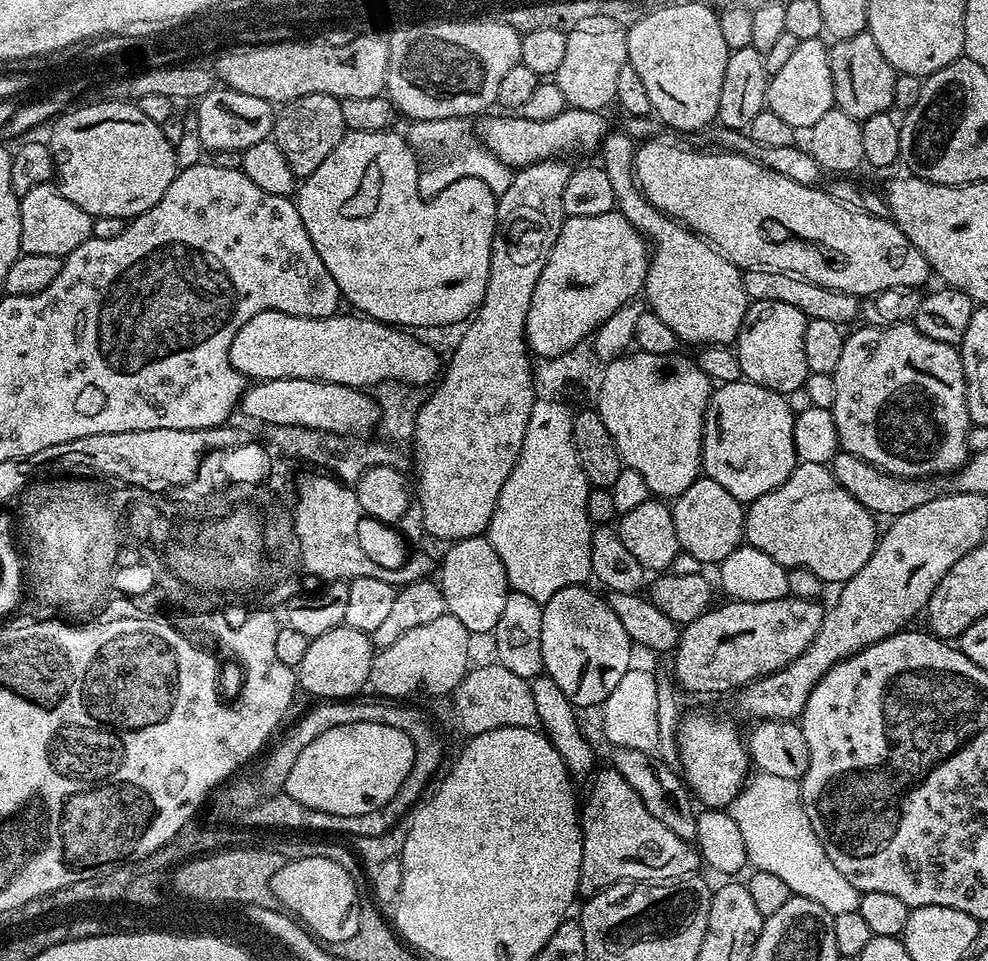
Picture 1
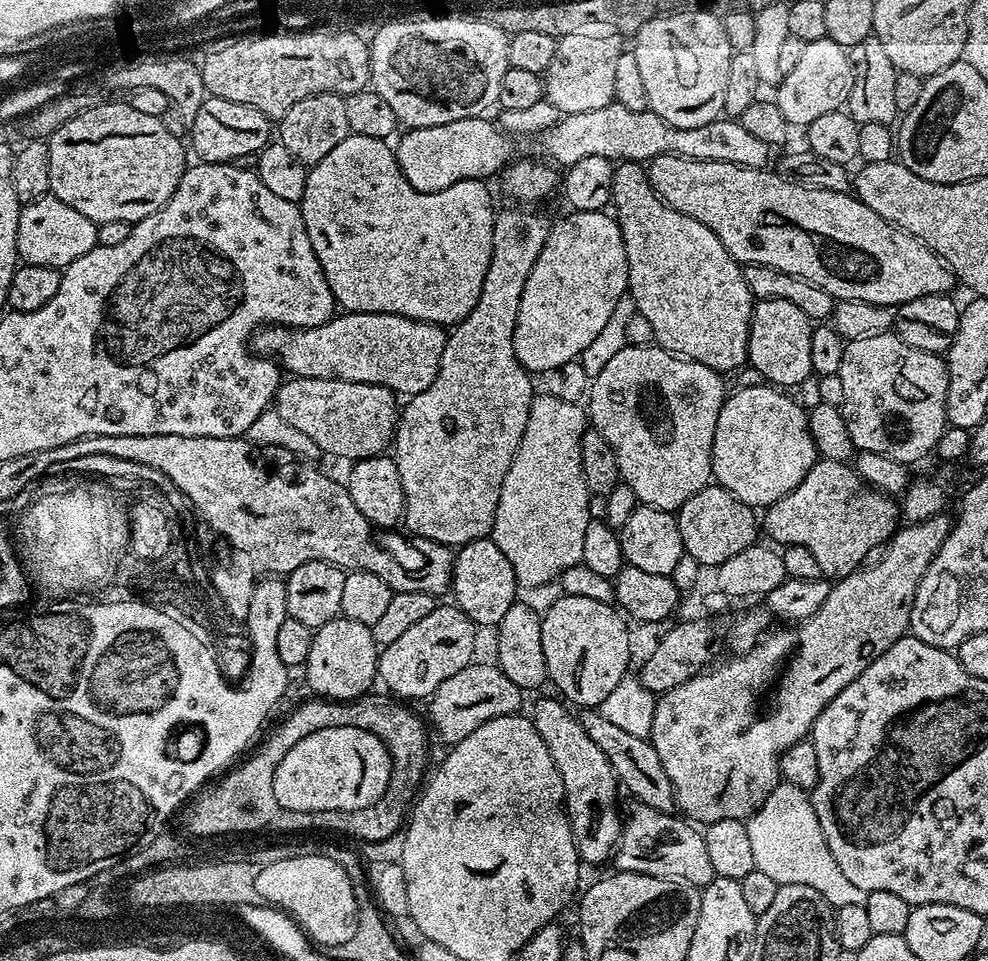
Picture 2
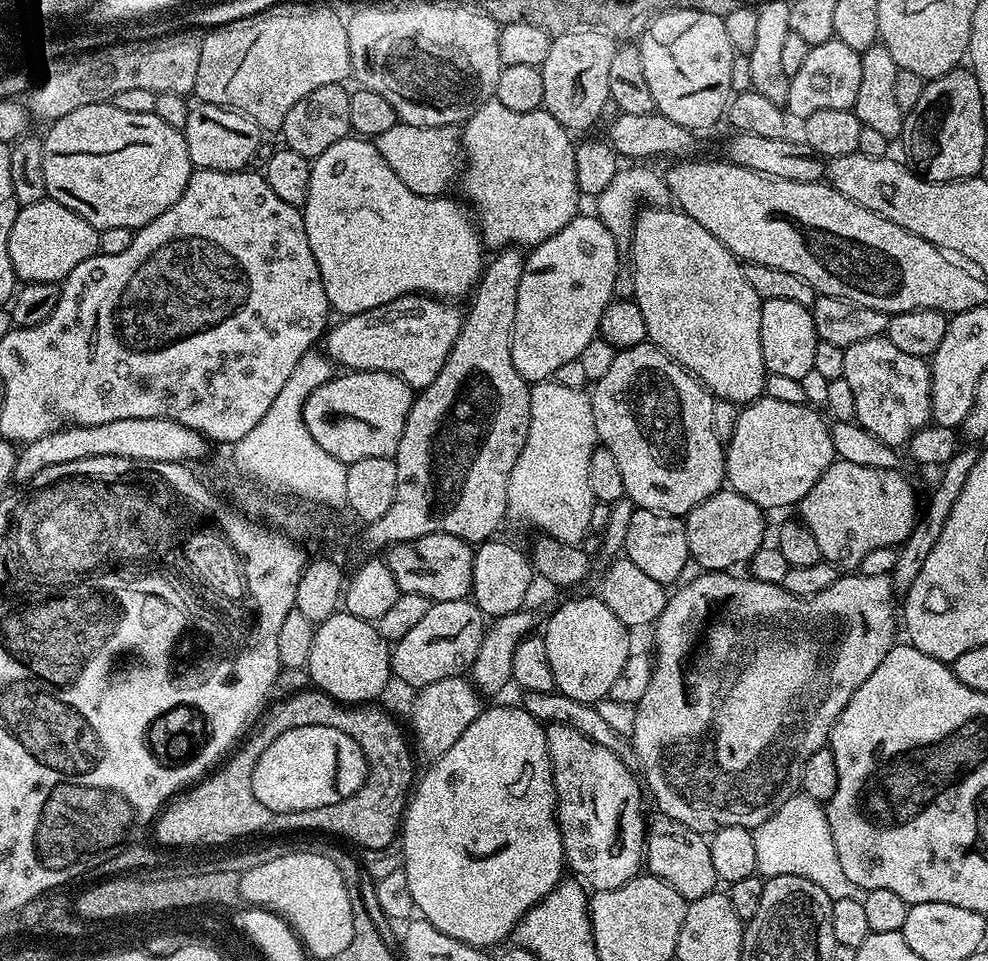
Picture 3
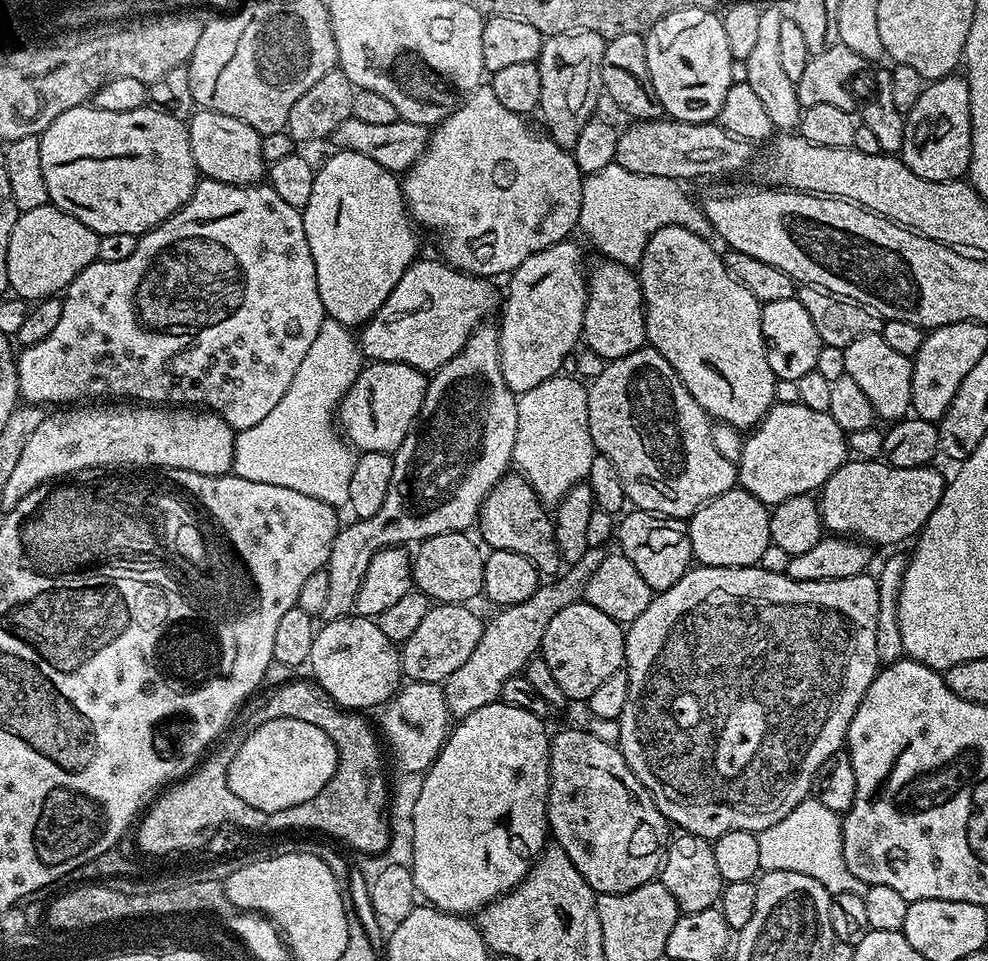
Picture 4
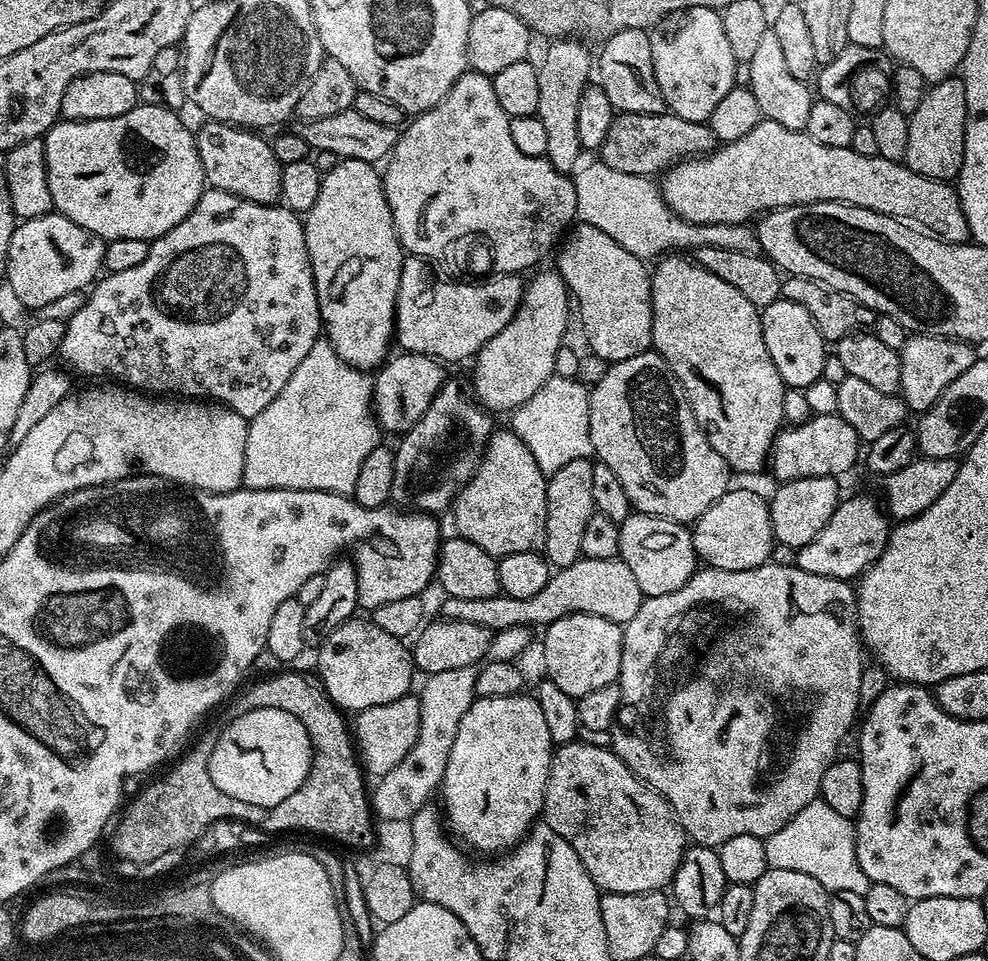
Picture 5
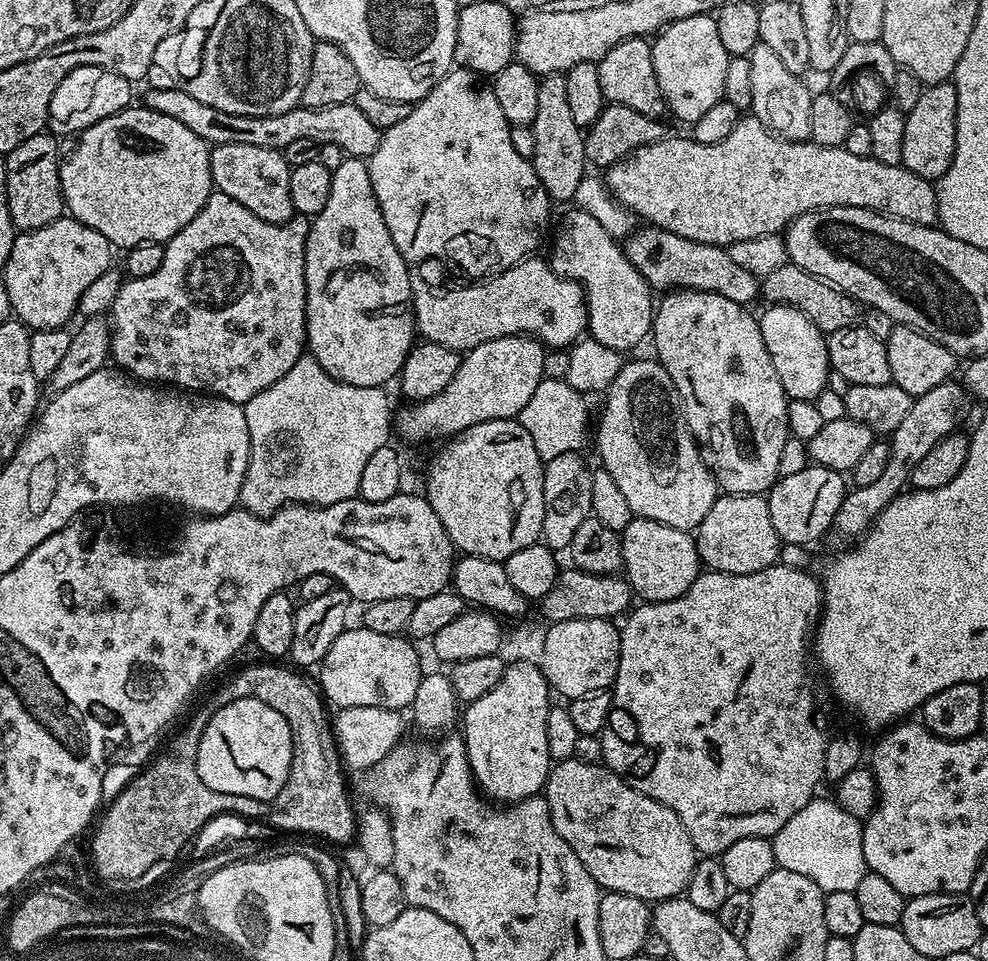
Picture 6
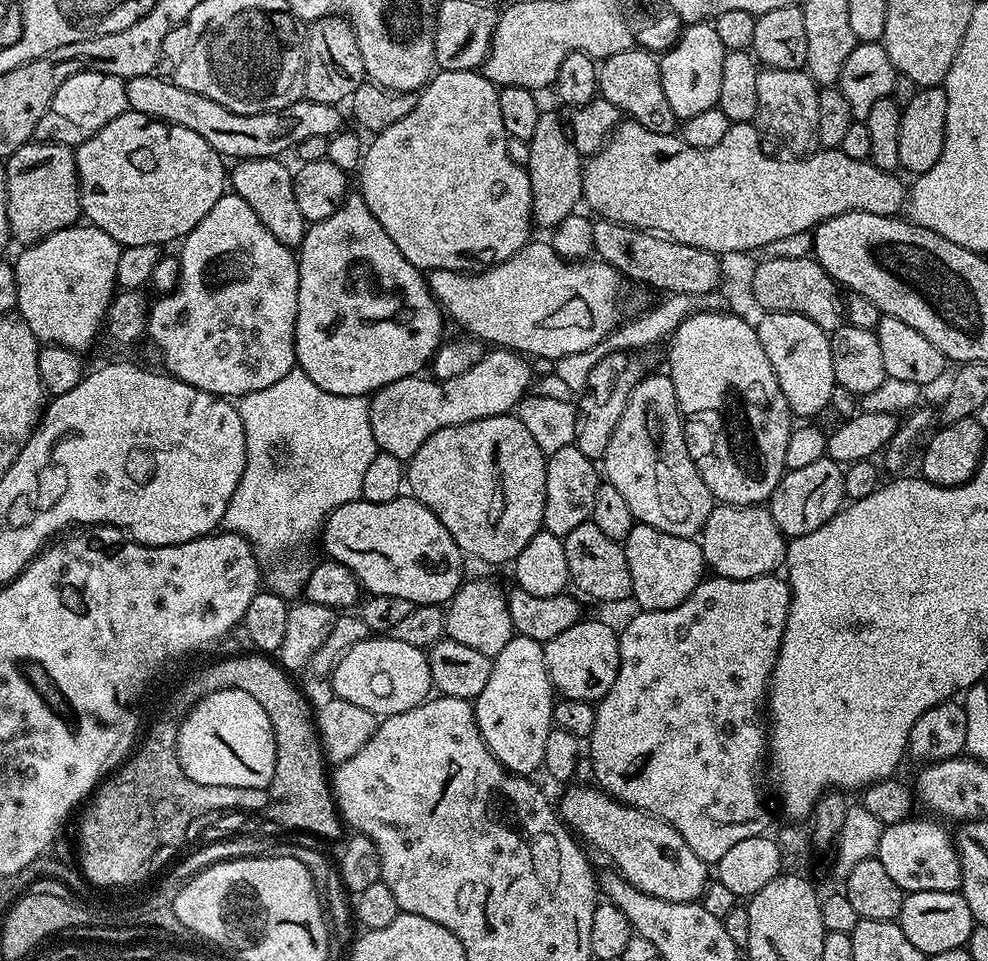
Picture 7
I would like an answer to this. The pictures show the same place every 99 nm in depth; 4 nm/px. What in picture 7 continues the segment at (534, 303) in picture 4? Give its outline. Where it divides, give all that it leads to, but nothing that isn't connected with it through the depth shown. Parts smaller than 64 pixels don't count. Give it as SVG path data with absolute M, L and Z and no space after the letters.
M498 347L485 351L483 358L474 366L470 366L470 370L466 370L466 374L458 374L449 380L429 378L424 374L398 378L394 382L382 386L377 392L371 393L368 400L370 430L374 434L376 447L381 452L394 454L394 458L407 462L414 454L418 454L418 446L422 446L422 442L426 442L426 438L430 438L430 434L434 434L446 426L458 426L471 420L511 413L524 399L533 380L533 365L521 353Z

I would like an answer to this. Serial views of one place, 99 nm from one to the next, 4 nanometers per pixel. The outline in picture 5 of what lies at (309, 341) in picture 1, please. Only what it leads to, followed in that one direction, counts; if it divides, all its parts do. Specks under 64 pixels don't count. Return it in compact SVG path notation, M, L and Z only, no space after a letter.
M405 255L400 271L394 340L405 352L427 354L441 362L475 357L480 348L486 346L486 342L490 342L490 338L494 338L494 334L498 334L502 326L510 322L510 318L514 318L524 297L525 281L516 274L496 274L476 282L480 284L428 284L428 272L424 267L426 264L421 257Z

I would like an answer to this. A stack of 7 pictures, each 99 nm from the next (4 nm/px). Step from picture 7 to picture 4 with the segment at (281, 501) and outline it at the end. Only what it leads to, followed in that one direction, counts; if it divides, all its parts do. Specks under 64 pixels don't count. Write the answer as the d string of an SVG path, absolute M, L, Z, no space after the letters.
M324 319L318 330L318 338L314 338L306 358L302 358L302 363L298 365L286 394L282 394L282 402L278 402L278 406L274 406L274 410L270 410L270 414L266 414L266 418L258 422L258 426L236 432L232 472L242 478L250 478L250 482L270 482L270 486L286 486L286 490L298 490L298 494L310 494L310 498L318 498L337 510L343 509L350 498L350 477L354 475L357 453L338 431L334 413L339 409L342 397L354 386L365 364L365 357L360 351L353 329L337 320Z

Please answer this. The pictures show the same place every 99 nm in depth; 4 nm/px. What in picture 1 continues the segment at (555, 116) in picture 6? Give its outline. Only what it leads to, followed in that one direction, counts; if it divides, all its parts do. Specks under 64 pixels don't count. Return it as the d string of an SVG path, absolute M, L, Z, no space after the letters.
M611 26L604 28L601 32L595 32L595 27L575 28L568 33L566 38L566 55L562 57L562 66L558 66L554 82L558 90L562 90L562 98L565 105L569 108L578 110L594 110L604 112L607 104L615 101L616 91L618 90L618 73L622 71L622 66L628 62L628 33L623 27Z

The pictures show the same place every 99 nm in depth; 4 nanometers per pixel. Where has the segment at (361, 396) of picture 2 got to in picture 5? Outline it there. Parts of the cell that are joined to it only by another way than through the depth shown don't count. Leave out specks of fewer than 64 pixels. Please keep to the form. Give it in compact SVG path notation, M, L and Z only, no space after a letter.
M403 350L396 353L375 373L372 382L372 410L377 424L385 433L409 432L426 414L430 402L444 385L446 373L445 365L427 354L414 354Z

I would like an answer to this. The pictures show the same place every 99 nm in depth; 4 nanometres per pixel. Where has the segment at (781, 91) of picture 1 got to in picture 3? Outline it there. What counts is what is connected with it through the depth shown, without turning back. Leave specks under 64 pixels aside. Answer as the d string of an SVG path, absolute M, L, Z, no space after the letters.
M835 38L811 45L806 54L806 62L788 81L788 102L786 112L789 117L797 116L803 122L807 116L818 110L855 109L858 86L862 84L862 62L860 53L850 50L846 42Z

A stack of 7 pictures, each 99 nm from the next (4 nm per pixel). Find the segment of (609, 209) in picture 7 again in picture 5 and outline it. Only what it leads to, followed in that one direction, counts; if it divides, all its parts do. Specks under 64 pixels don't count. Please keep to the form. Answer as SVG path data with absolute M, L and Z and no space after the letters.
M761 119L760 124L754 126L750 134L738 138L738 142L720 144L699 158L681 160L667 169L662 179L658 187L670 210L691 224L748 224L775 208L836 200L839 204L853 204L893 216L950 244L963 244L969 239L966 216L962 214L956 189L949 181L926 178L899 160L858 154L852 147L822 146L822 142L814 142L807 132L786 130L786 126L778 126L773 120Z

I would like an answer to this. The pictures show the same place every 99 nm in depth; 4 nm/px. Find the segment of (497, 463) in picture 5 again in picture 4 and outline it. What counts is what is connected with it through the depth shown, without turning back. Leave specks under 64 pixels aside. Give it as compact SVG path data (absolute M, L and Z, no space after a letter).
M505 474L484 499L478 517L479 539L492 550L514 550L534 562L541 577L552 578L561 571L562 561L553 517L540 495L519 474Z

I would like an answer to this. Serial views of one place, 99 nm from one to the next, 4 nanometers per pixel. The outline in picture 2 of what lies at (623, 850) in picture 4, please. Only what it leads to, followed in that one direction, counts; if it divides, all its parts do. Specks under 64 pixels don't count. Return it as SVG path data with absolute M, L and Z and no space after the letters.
M555 699L538 701L536 709L530 712L531 722L538 730L542 742L546 742L546 750L550 750L550 758L554 758L554 766L562 778L564 807L581 861L585 865L611 861L616 843L620 841L622 827L622 808L620 812L616 805L616 774L606 754L586 734L573 709L563 699Z

